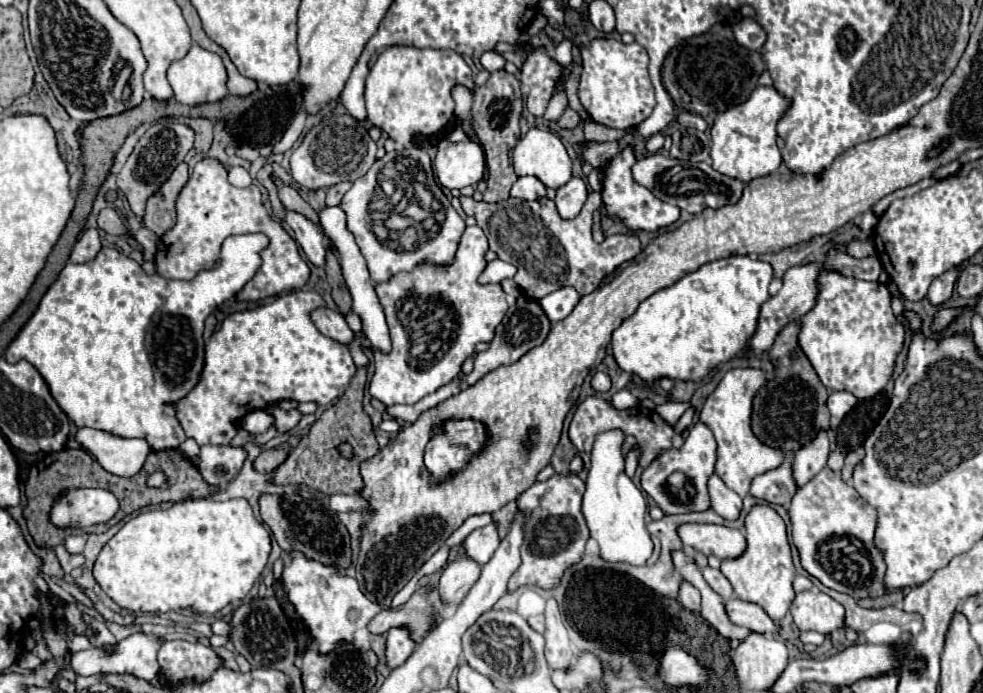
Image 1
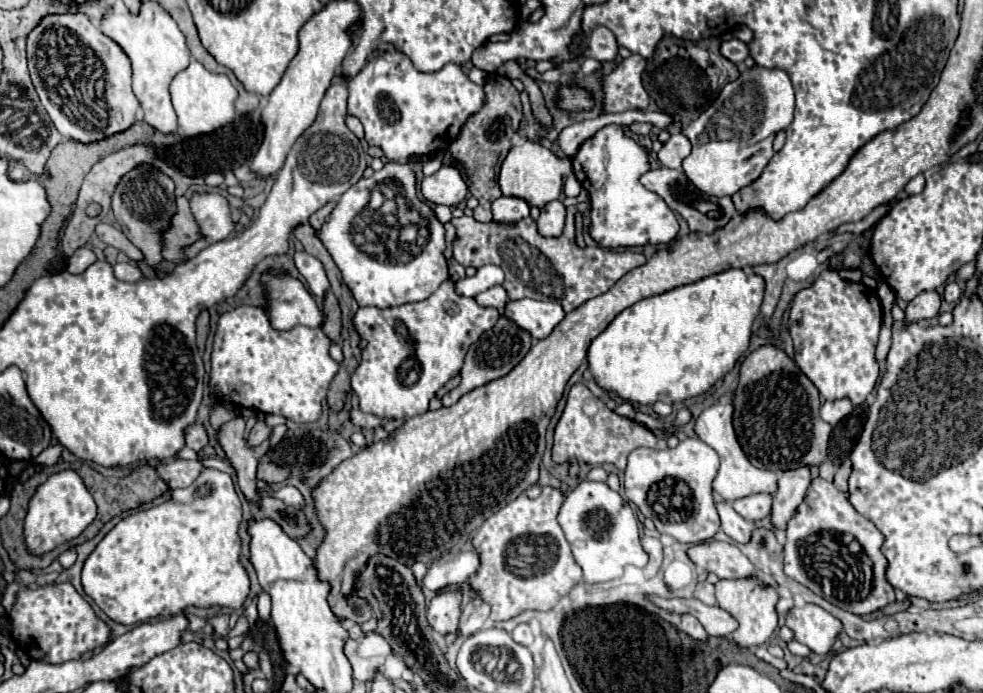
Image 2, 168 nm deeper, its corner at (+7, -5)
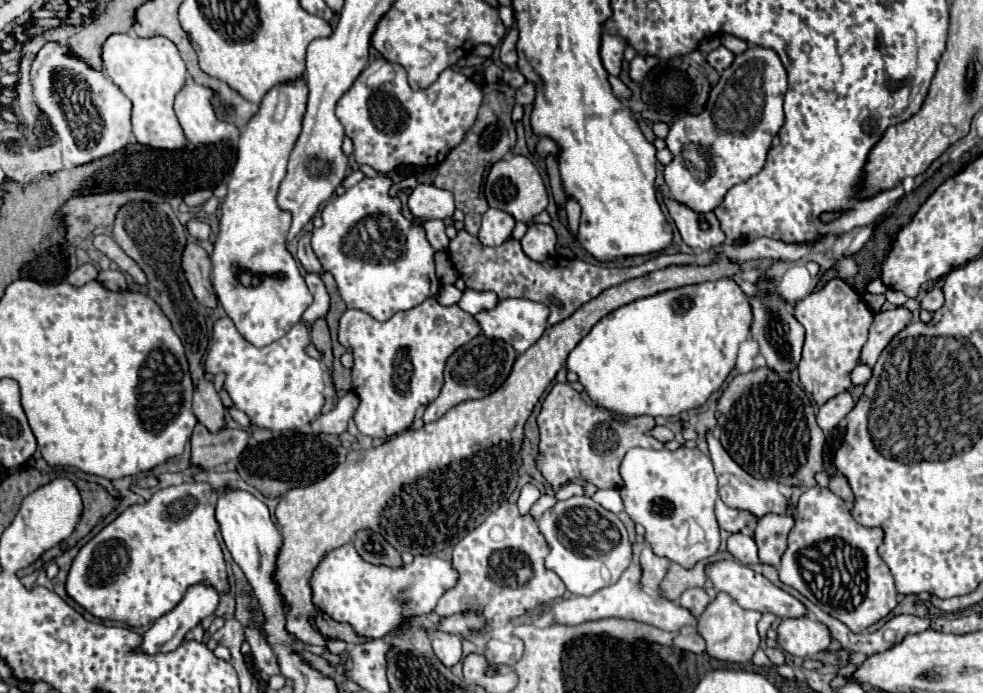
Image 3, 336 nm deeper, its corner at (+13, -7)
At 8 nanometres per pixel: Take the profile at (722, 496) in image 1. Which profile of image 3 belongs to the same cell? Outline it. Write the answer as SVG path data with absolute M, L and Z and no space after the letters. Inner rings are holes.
M734 533L728 539L728 551L732 557L736 557L742 565L754 565L758 563L758 549L752 537L746 537L742 533Z

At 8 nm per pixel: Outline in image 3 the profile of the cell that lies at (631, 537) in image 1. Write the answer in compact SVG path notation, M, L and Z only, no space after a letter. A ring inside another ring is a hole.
M586 495L558 501L542 515L538 527L550 549L544 567L554 571L572 595L588 597L598 589L616 583L634 555L622 521Z

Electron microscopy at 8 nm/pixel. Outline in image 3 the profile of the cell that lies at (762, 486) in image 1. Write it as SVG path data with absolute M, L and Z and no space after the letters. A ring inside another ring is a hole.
M720 499L716 501L716 521L720 525L720 529L728 531L728 533L736 533L740 531L744 525L748 525L754 519L754 515L746 513L746 511L738 511L738 509L730 509L726 507Z

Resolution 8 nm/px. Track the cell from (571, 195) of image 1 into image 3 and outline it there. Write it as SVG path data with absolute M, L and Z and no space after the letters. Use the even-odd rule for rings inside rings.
M532 225L520 245L532 261L546 261L556 255L556 233L550 225Z

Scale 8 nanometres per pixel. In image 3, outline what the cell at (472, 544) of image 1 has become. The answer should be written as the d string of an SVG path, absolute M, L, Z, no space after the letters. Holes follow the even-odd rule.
M352 543L328 551L324 559L314 567L312 579L312 603L318 611L330 615L334 621L348 623L360 637L380 639L398 631L404 621L422 619L432 613L438 599L456 585L458 573L450 561L434 555L416 555L410 565L380 567L360 559Z

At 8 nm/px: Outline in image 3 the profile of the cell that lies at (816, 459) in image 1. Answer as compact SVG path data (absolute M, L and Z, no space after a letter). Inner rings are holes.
M788 507L786 515L766 515L756 521L754 539L760 553L760 563L764 565L780 565L784 551L788 549L788 533L794 527L792 507Z

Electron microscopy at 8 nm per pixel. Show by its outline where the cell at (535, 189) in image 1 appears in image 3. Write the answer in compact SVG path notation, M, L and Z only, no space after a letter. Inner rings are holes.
M488 209L482 217L482 227L478 233L480 243L486 247L498 247L504 243L514 229L514 219L512 215L500 211L500 209Z

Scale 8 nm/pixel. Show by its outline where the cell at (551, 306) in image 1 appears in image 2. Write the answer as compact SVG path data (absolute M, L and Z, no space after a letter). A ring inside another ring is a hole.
M520 299L520 301L508 301L502 315L506 315L518 327L526 329L534 339L544 339L564 319L566 313L562 305L554 301Z

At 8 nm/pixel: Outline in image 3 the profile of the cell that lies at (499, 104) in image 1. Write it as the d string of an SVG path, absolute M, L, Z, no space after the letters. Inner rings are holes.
M498 81L498 83L492 83L492 85L484 83L482 91L484 91L484 103L482 103L482 107L478 111L476 123L466 133L464 141L458 147L454 147L448 153L448 157L440 163L440 167L436 169L438 173L436 173L434 181L432 181L434 187L452 191L456 209L460 209L466 215L464 229L470 235L478 235L480 219L488 211L486 199L478 197L480 189L482 189L484 173L492 163L500 161L506 153L510 153L514 143L516 143L516 131L514 131L514 123L510 119L512 109L514 109L514 93L516 93L516 89L506 85L504 81Z

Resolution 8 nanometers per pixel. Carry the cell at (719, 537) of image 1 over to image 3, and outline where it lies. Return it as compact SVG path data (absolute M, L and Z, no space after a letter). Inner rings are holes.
M720 561L720 563L708 565L706 573L708 573L708 579L714 583L714 587L718 591L724 591L730 597L734 597L738 601L738 605L744 607L744 609L754 609L754 611L760 611L760 613L772 613L772 615L782 617L782 619L808 615L808 609L796 597L792 597L784 589L772 585L764 575L752 571L750 567L746 567L738 561Z

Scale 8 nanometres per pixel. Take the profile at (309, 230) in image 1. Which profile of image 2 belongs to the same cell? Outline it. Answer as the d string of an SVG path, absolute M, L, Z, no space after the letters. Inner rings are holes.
M296 251L294 261L296 261L298 271L304 275L310 291L312 291L314 295L322 297L322 295L330 289L330 283L328 283L328 277L326 277L326 273L324 273L322 263L320 263L316 257L308 255L306 251Z

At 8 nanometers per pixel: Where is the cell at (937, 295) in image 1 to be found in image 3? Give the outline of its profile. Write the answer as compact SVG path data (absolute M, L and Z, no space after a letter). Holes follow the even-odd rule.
M896 307L892 311L876 313L874 321L870 325L870 331L868 331L868 341L862 347L858 363L872 367L876 363L878 355L882 353L882 349L890 343L890 339L896 333L900 333L906 327L910 317L912 317L912 313L908 309L904 309L904 307Z

